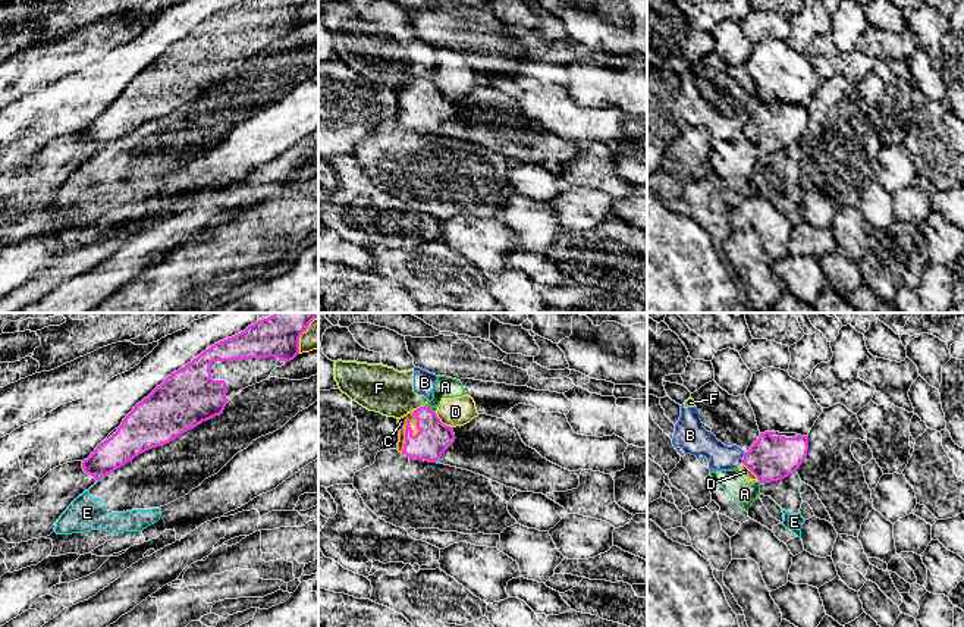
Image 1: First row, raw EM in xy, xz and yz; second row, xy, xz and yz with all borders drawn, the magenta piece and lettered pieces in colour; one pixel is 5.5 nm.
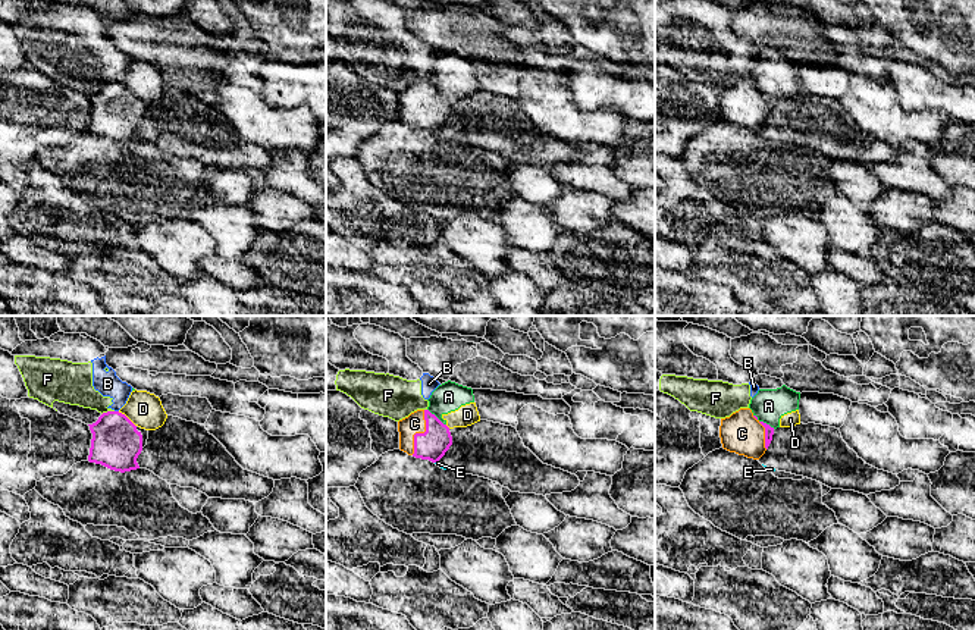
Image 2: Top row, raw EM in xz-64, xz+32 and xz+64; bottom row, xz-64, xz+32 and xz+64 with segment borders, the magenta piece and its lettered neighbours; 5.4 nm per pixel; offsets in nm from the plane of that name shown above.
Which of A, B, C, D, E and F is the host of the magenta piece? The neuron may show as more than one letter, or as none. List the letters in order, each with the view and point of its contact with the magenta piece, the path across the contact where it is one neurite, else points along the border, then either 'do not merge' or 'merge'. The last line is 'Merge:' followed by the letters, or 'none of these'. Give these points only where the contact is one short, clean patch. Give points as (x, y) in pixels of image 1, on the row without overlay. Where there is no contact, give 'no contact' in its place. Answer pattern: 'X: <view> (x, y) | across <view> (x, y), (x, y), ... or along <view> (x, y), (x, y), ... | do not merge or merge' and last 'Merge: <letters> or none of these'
A: xz (429, 80) | along xz (424, 77), (435, 84) | do not merge
B: yz (744, 125) | along yz (743, 124), (744, 127) | do not merge
C: xz (411, 102) | across xz (435, 109), (411, 102), (401, 93) | merge
D: xz (440, 93) | do not merge
E: xy (100, 150) | along xy (103, 147), (97, 151) | do not merge
F: xz (420, 78) | along xz (423, 77), (415, 81) | do not merge
Merge: C

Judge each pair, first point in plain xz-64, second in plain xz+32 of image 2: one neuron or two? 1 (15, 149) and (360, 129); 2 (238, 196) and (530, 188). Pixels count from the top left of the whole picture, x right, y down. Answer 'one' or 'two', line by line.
1: one
2: one

